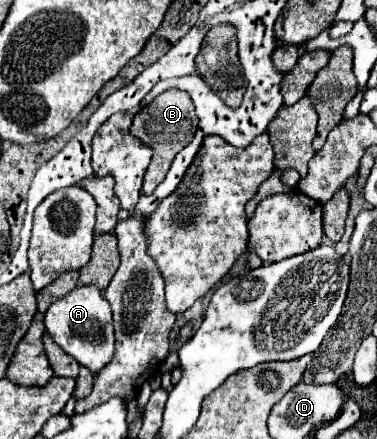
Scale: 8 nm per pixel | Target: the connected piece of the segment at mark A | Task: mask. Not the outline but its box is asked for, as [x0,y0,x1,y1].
[45,287,113,373]

